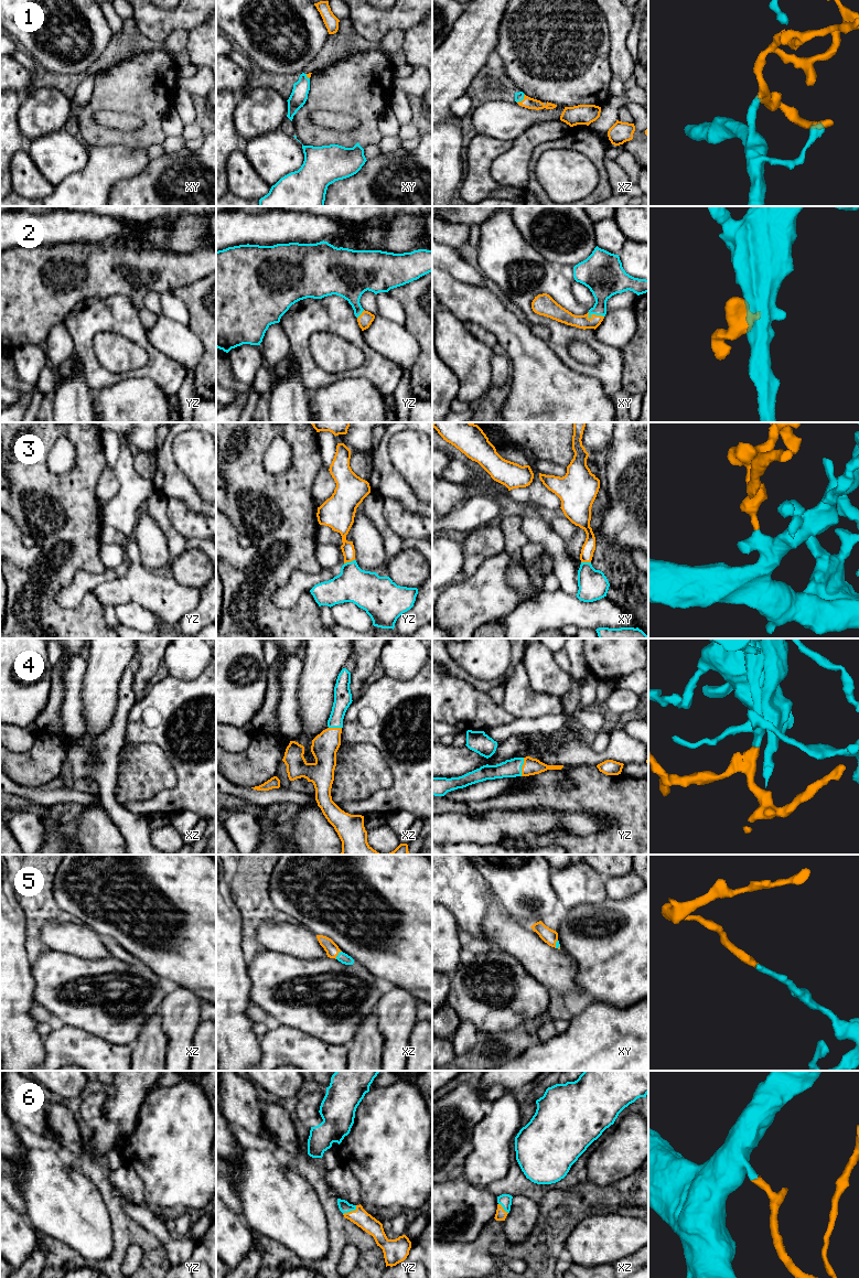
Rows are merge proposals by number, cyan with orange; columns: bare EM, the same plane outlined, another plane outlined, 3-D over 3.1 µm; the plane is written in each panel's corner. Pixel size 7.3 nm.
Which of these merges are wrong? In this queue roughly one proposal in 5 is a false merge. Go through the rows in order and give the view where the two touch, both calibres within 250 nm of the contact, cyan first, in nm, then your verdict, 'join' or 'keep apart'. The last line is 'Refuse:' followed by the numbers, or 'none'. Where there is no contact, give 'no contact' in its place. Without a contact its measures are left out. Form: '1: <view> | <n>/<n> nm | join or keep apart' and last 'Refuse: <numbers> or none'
1: xz | 60/80 nm | join
2: xy | 240/100 nm | join
3: yz | 280/100 nm | join
4: yz | 130/120 nm | join
5: xz | 80/100 nm | join
6: yz | 90/120 nm | join
Refuse: none

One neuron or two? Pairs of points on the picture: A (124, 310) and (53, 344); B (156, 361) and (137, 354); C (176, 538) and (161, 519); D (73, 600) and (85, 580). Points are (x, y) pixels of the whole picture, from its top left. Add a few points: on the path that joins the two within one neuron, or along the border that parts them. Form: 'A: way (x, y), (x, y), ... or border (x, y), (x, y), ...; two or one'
A: border (63, 322), (73, 345), (71, 355), (64, 362); two
B: border (130, 340), (146, 352), (147, 363), (126, 372); two
C: way (172, 534), (164, 524); one
D: way (73, 595), (82, 584); one

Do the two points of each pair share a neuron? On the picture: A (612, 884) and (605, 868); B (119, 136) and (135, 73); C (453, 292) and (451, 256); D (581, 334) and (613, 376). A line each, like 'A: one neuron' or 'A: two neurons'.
A: two neurons
B: one neuron
C: two neurons
D: one neuron

